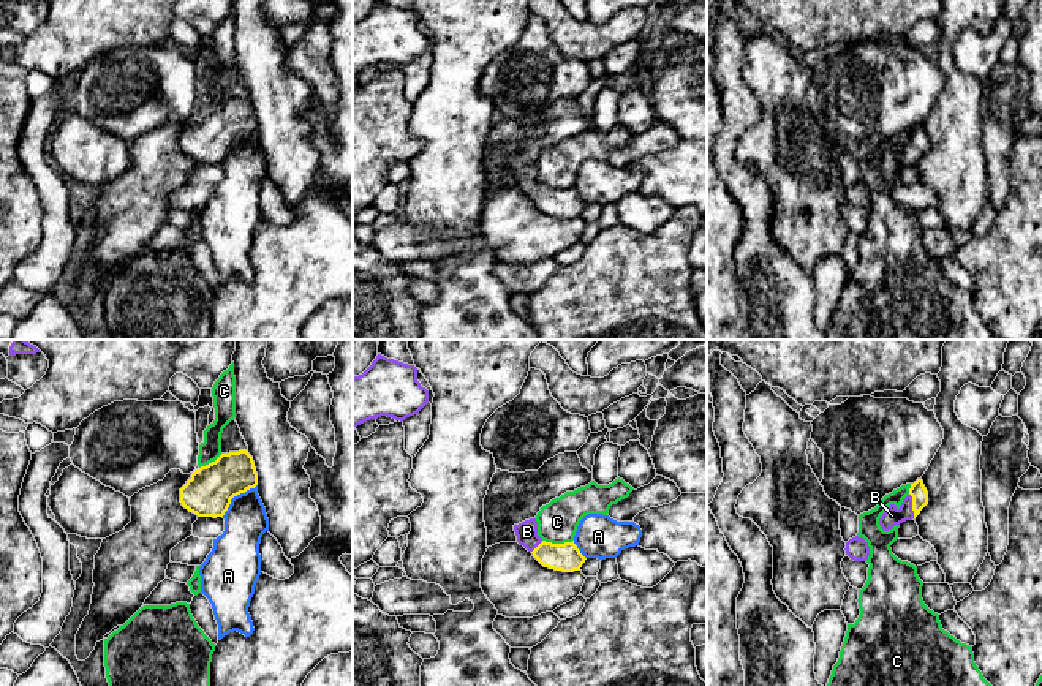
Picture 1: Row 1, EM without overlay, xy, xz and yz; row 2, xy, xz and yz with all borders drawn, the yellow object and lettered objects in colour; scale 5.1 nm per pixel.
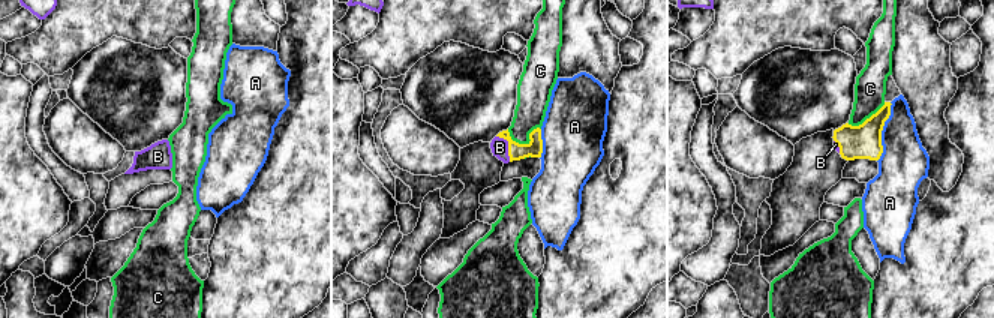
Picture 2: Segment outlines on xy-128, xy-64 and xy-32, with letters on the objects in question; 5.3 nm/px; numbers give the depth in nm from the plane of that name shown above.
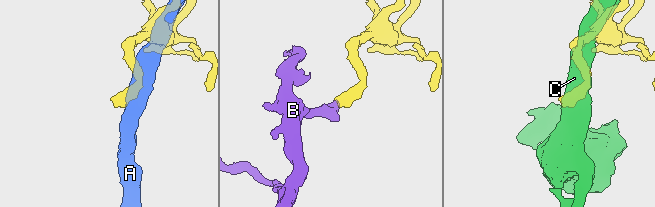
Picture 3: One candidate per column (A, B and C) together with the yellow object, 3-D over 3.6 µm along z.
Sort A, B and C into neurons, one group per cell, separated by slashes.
A / B / C

